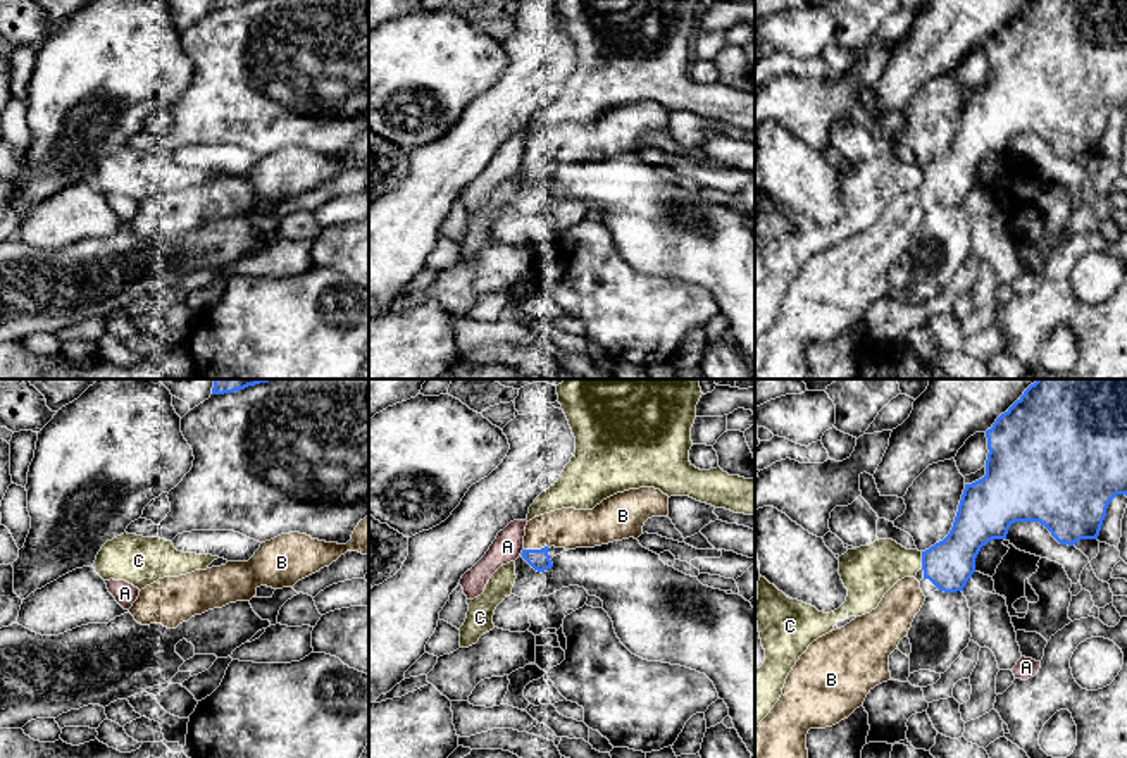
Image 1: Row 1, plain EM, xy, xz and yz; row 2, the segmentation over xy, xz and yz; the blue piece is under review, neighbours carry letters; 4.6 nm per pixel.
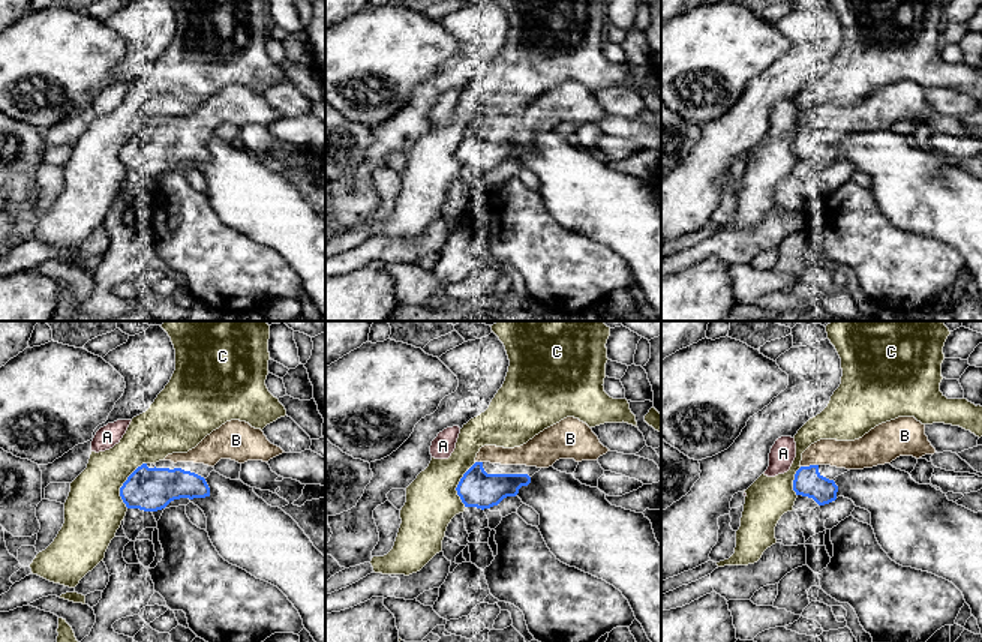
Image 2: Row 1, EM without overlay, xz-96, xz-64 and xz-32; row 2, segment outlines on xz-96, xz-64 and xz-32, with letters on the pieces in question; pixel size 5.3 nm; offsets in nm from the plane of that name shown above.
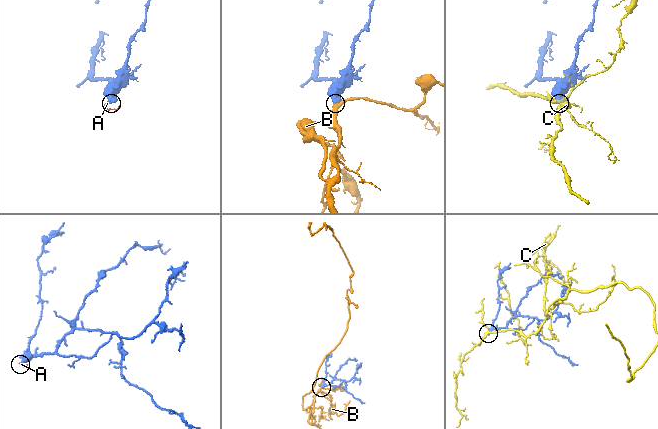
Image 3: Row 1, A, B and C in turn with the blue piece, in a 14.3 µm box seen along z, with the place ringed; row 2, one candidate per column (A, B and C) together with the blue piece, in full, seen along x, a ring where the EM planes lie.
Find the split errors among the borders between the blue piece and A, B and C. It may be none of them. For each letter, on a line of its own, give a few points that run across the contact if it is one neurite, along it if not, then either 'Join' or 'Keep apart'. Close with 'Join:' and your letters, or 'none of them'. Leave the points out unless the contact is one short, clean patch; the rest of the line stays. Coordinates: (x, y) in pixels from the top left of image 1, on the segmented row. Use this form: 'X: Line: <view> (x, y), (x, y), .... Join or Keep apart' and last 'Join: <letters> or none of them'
A: Keep apart
B: Join
C: Keep apart
Join: B

